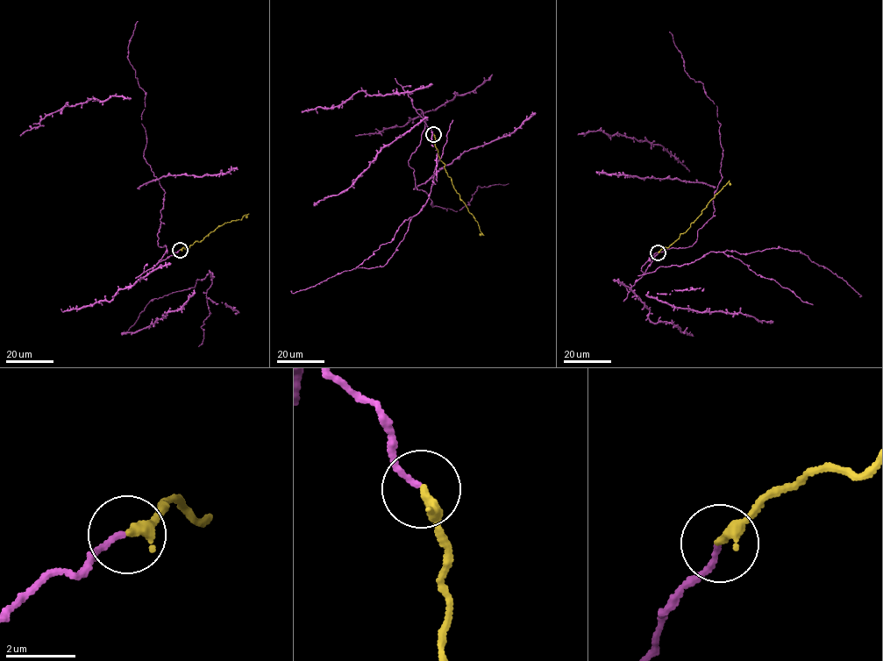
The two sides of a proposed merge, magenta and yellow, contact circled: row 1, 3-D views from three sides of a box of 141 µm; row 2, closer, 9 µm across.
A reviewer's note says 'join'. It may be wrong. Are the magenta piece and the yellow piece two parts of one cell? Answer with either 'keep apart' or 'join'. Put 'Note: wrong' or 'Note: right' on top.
Note: right
join

